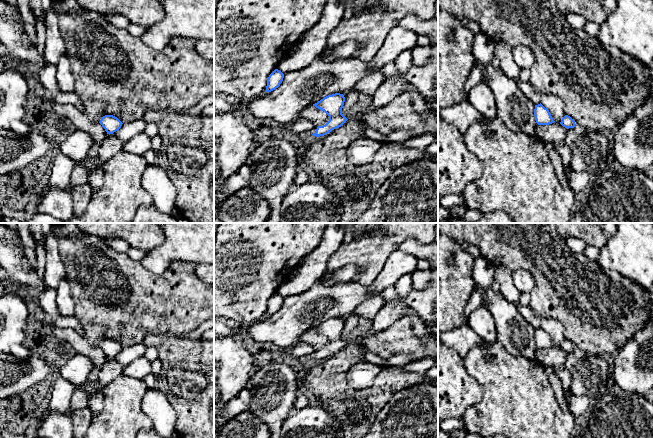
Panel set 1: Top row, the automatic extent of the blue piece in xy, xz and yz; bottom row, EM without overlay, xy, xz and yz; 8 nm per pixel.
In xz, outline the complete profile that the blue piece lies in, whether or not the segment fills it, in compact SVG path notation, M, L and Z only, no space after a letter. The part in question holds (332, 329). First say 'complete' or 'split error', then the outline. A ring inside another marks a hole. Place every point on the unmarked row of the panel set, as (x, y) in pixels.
split error; M335 317L328 319L313 328L316 332L324 335L329 343L321 350L316 350L308 356L319 361L324 360L332 354L341 351L348 343L342 338L342 332L345 326L343 318Z

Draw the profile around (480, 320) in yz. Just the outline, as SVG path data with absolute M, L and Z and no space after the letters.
M480 305L474 309L468 317L467 324L485 343L497 342L495 322L492 313L486 307Z

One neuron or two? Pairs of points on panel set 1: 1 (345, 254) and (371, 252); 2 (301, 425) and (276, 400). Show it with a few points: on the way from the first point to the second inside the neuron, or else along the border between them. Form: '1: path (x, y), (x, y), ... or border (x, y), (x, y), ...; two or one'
1: path (351, 253), (365, 252); one
2: border (294, 409), (281, 423); two

